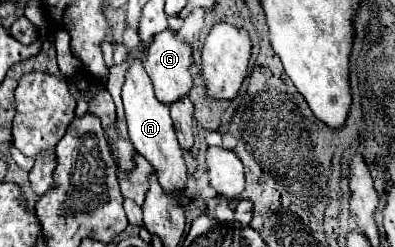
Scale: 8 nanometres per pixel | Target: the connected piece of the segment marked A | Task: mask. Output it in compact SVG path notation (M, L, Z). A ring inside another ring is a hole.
M125 25L123 31L123 45L127 47L127 75L125 75L125 83L123 83L123 91L121 91L121 99L123 99L123 107L125 107L125 119L127 119L127 129L129 129L129 139L135 147L137 153L141 153L157 171L159 183L163 189L175 189L177 197L181 195L183 187L185 187L185 179L187 179L187 167L183 163L181 157L181 147L177 143L175 137L175 129L169 117L169 107L161 105L161 101L157 101L155 93L153 93L153 85L149 75L145 73L141 59L135 55L139 49L139 35L137 29L133 29L131 25Z

